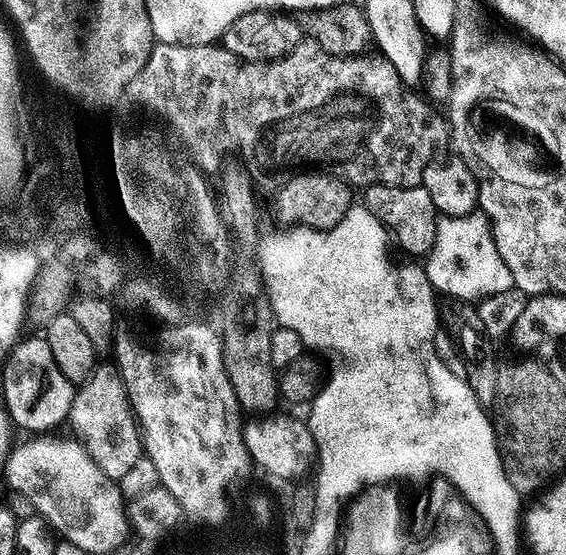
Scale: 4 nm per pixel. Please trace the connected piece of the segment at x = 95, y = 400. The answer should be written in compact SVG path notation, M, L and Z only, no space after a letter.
M104 366L97 367L91 378L77 391L66 420L76 427L84 451L113 482L119 482L142 457L140 430L132 415L124 382L115 371L107 372Z

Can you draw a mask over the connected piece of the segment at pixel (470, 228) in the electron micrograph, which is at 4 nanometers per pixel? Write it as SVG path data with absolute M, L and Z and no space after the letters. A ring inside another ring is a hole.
M480 210L464 217L441 215L437 219L436 241L428 251L423 269L433 289L448 296L483 298L502 294L514 286L510 270L502 262L502 254L498 254L496 239L492 237L492 223Z

